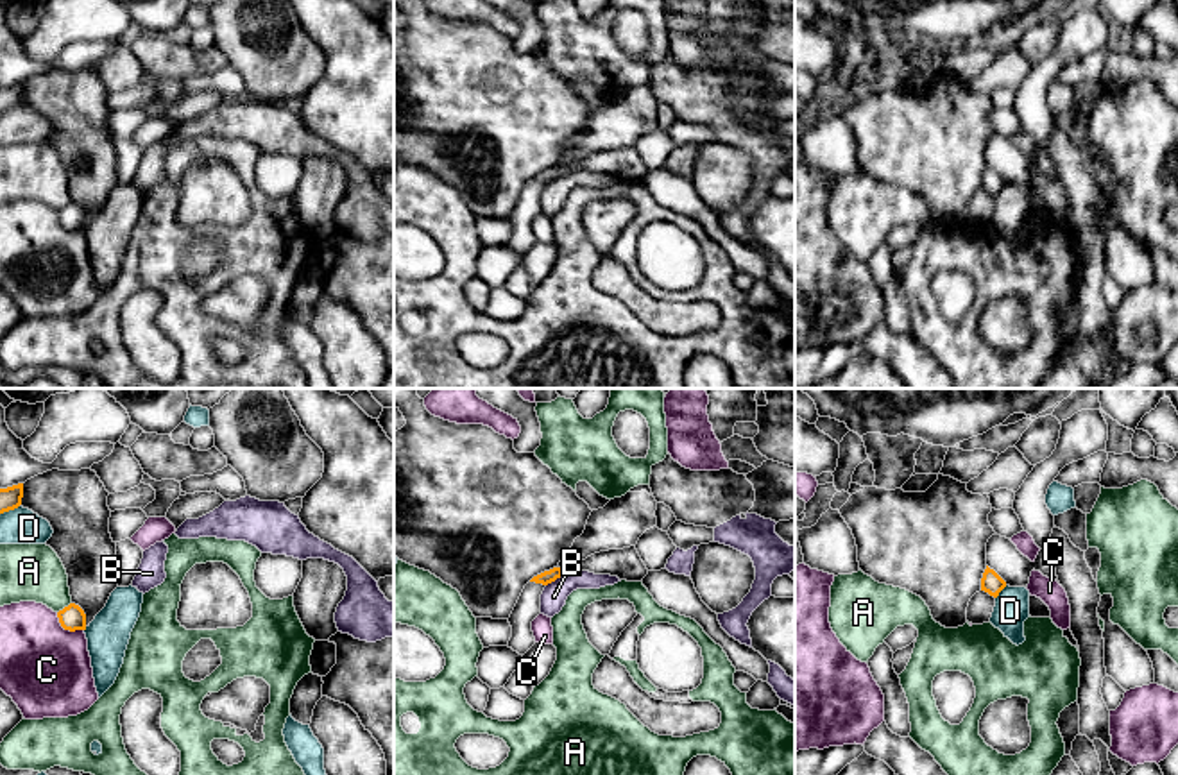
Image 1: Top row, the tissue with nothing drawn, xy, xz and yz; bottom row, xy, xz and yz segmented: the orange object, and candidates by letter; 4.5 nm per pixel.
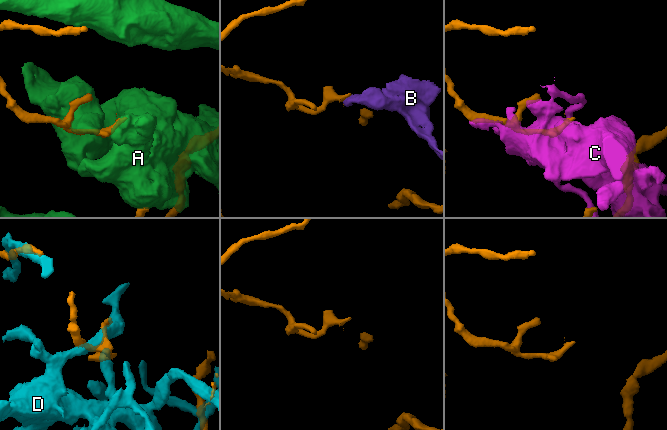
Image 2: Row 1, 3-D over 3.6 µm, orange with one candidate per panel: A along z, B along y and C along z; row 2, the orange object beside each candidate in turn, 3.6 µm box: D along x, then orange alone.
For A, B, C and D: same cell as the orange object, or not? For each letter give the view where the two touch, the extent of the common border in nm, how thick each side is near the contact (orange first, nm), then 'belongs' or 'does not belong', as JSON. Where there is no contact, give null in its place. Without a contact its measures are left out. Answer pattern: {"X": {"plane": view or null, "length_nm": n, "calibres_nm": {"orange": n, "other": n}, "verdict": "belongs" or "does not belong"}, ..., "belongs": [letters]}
{"A": {"plane": "xy", "length_nm": 80, "calibres_nm": {"orange": 120, "other": 260}, "verdict": "does not belong"}, "B": {"plane": "xz", "length_nm": 110, "calibres_nm": {"orange": 60, "other": 120}, "verdict": "does not belong"}, "C": {"plane": "xy", "length_nm": 150, "calibres_nm": {"orange": 120, "other": 400}, "verdict": "does not belong"}, "D": {"plane": "yz", "length_nm": 80, "calibres_nm": {"orange": 90, "other": 160}, "verdict": "does not belong"}, "belongs": []}

